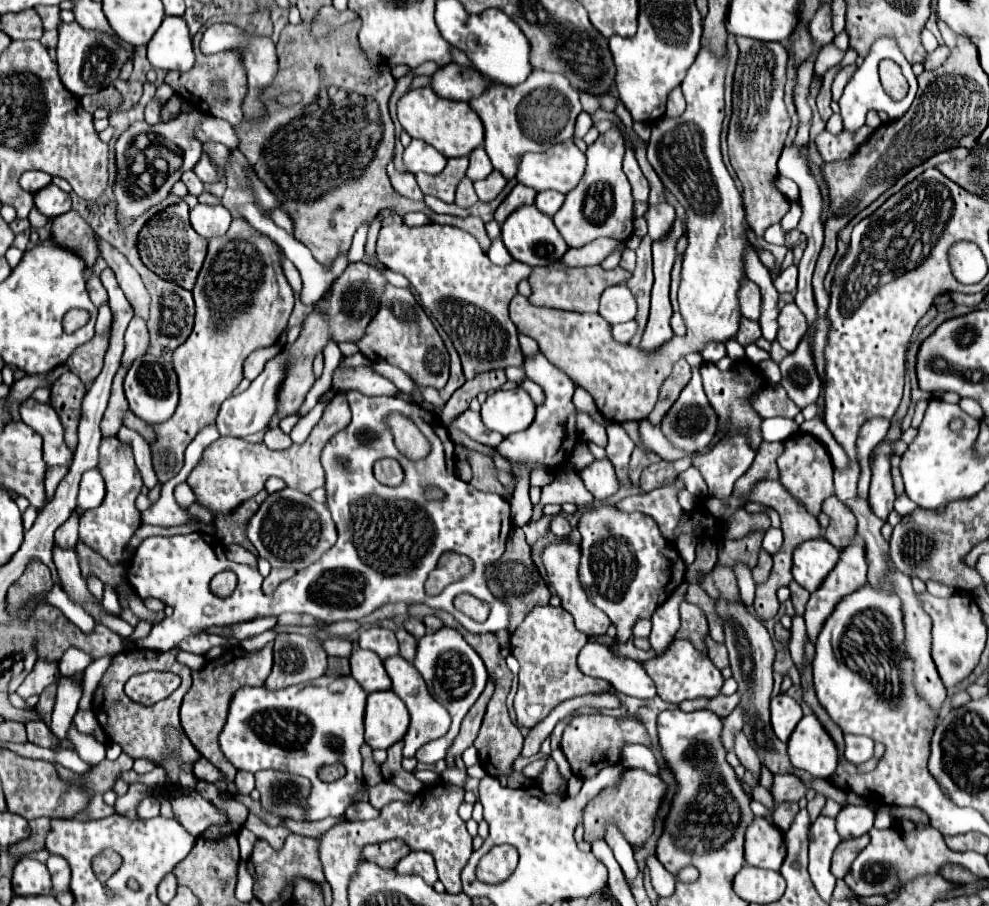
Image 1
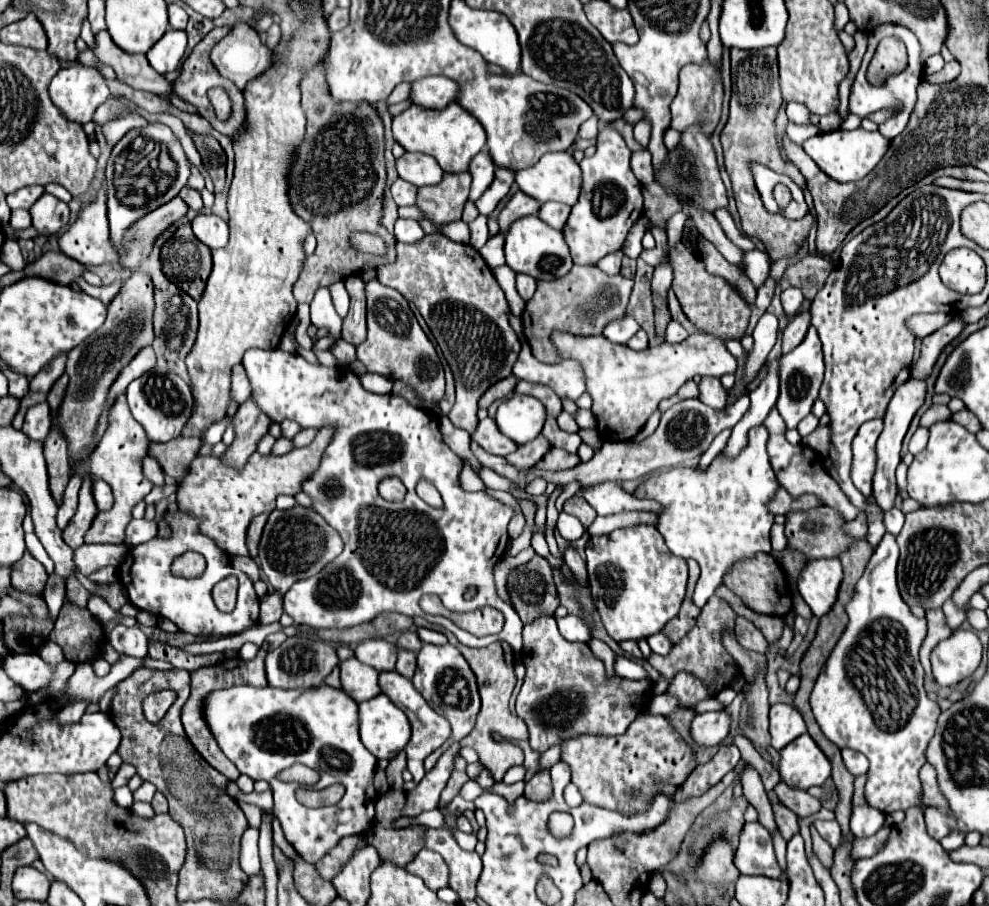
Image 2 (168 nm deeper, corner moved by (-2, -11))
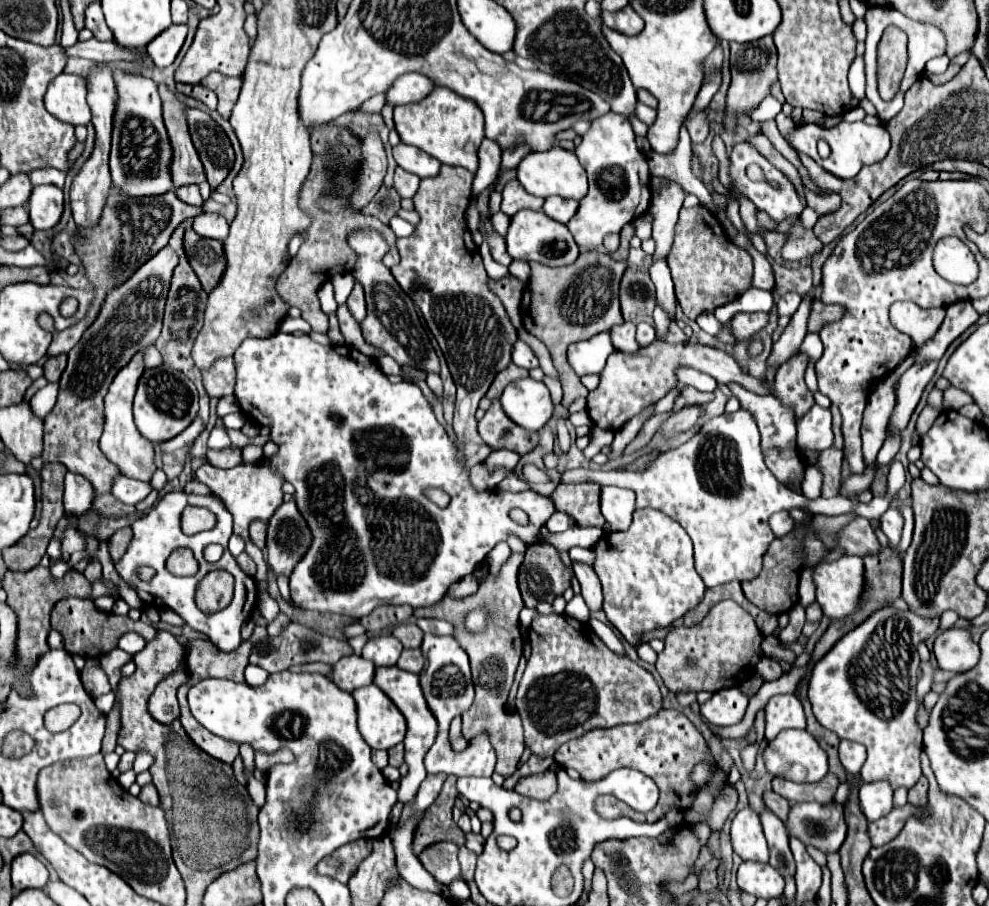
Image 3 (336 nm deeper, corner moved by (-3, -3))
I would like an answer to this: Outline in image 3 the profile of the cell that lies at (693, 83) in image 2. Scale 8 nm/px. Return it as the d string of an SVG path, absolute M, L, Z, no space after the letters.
M690 109L688 115L684 117L682 125L688 129L692 143L702 143L708 137L710 123L708 123L708 115L704 109Z

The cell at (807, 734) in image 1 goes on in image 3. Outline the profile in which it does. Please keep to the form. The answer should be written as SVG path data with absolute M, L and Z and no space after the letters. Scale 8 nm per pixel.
M786 729L774 741L770 741L768 747L764 749L764 761L766 761L766 769L772 775L784 777L796 783L814 783L828 773L826 751L818 745L814 735L810 735L808 731L798 731L798 729Z

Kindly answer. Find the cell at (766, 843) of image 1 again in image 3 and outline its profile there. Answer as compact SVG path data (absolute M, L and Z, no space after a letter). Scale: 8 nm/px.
M750 807L738 811L732 821L732 847L744 861L768 863L770 859L770 849L762 833L758 813Z

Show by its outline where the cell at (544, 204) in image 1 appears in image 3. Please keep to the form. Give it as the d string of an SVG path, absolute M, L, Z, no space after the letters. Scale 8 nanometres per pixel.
M558 195L548 197L546 203L544 203L544 213L558 223L568 223L574 217L576 209L578 209L576 199L564 199L564 197L558 197Z

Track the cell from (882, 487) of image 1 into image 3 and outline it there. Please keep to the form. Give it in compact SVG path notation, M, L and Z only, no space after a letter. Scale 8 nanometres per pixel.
M922 363L922 365L912 365L898 381L896 381L896 407L890 415L890 425L896 431L904 431L912 411L916 409L924 387L932 379L932 369L936 369L938 363Z

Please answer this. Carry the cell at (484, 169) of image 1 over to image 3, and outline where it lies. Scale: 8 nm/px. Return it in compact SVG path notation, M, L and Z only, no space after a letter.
M492 139L482 141L482 145L478 149L480 165L478 165L478 171L476 171L476 177L474 177L474 185L472 185L474 197L480 195L490 183L494 183L498 169L500 169L500 153L502 153L500 147Z

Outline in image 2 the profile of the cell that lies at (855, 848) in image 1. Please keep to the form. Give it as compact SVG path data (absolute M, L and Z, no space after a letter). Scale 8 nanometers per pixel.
M881 827L875 835L865 837L865 839L855 839L853 841L853 859L863 859L863 857L871 857L875 855L879 849L883 849L887 837L889 837L891 827Z

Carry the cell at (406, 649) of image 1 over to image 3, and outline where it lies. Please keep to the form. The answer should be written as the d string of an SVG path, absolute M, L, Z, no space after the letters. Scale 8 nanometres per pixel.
M404 649L396 665L398 665L400 669L404 669L404 671L420 673L422 667L424 667L424 657L422 657L420 649Z

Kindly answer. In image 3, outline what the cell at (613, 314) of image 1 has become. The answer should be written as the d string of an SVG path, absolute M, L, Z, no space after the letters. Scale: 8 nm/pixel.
M626 321L622 325L616 325L610 329L610 337L612 337L612 343L618 351L626 351L626 353L634 353L640 349L640 345L636 343L634 339L634 333L636 333L636 325L632 321Z

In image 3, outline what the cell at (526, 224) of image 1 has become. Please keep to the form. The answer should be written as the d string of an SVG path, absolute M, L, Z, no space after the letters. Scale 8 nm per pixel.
M518 211L512 217L512 223L506 235L506 245L512 259L538 261L548 267L572 265L578 257L578 245L572 239L572 233L568 231L568 227L550 219L544 211Z

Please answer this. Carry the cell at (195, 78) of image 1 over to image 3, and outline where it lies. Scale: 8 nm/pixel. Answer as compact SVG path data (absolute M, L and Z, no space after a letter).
M210 73L208 77L204 77L200 81L200 85L204 85L206 89L214 91L218 95L218 113L222 115L222 119L230 119L232 107L238 99L240 93L240 85L242 79L234 79L234 77L226 77L222 73Z

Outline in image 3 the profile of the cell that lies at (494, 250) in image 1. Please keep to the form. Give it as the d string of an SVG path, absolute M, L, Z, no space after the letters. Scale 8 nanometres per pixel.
M496 213L494 217L492 217L492 229L498 233L498 235L506 235L506 231L508 231L508 225L510 225L510 217L508 215L504 215L504 213Z

